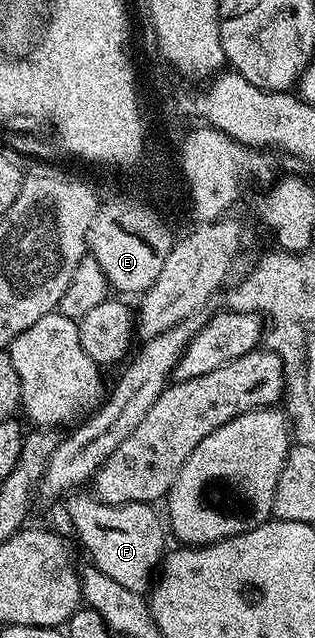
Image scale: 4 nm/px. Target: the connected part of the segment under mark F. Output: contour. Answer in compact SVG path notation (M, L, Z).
M91 494L74 496L70 497L72 500L67 512L71 515L71 524L75 527L80 542L91 551L91 556L95 559L92 560L94 567L109 574L115 582L121 582L121 586L142 593L152 583L153 573L160 567L165 555L165 528L160 515L158 518L150 503L104 504Z

